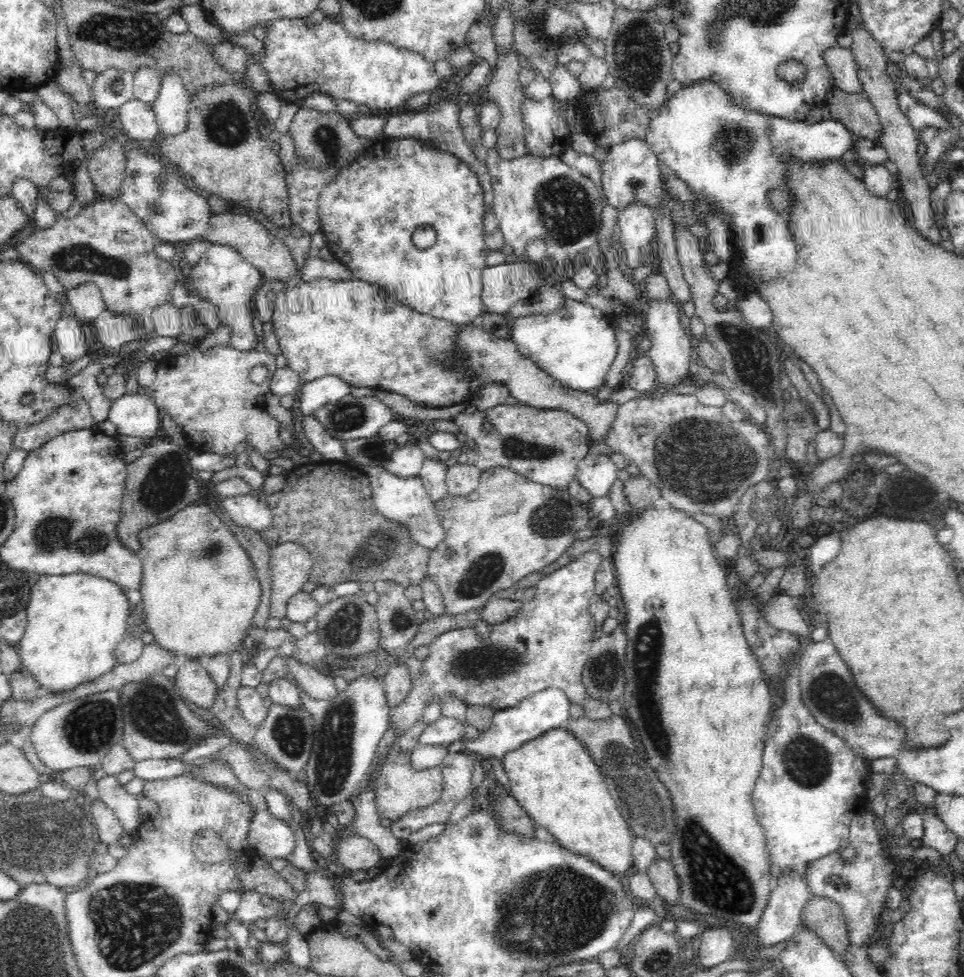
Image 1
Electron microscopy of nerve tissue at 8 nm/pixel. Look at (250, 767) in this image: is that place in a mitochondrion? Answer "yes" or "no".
yes

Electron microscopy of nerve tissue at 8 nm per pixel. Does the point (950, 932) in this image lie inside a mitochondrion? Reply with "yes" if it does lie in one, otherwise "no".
no

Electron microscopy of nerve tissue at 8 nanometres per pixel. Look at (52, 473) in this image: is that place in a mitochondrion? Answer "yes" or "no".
no

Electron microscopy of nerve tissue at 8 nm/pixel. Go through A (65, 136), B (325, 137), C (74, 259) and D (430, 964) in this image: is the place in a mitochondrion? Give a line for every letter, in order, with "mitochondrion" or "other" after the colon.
A: other
B: mitochondrion
C: mitochondrion
D: other

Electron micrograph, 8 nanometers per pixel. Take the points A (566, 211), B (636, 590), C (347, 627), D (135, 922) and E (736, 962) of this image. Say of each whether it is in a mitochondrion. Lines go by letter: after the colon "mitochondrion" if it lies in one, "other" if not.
A: mitochondrion
B: other
C: mitochondrion
D: mitochondrion
E: other

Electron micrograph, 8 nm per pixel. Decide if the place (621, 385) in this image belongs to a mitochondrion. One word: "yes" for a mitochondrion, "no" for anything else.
no

